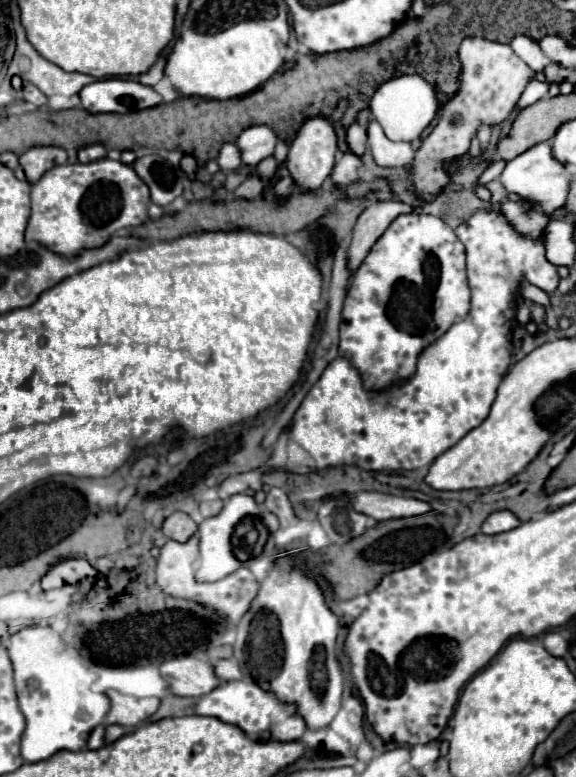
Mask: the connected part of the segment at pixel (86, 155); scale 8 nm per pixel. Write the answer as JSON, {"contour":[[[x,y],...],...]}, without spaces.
{"contour":[[[100,143],[86,145],[86,147],[78,149],[78,161],[80,163],[90,163],[90,161],[96,161],[96,159],[102,159],[102,157],[106,157],[106,147],[100,145]]]}

